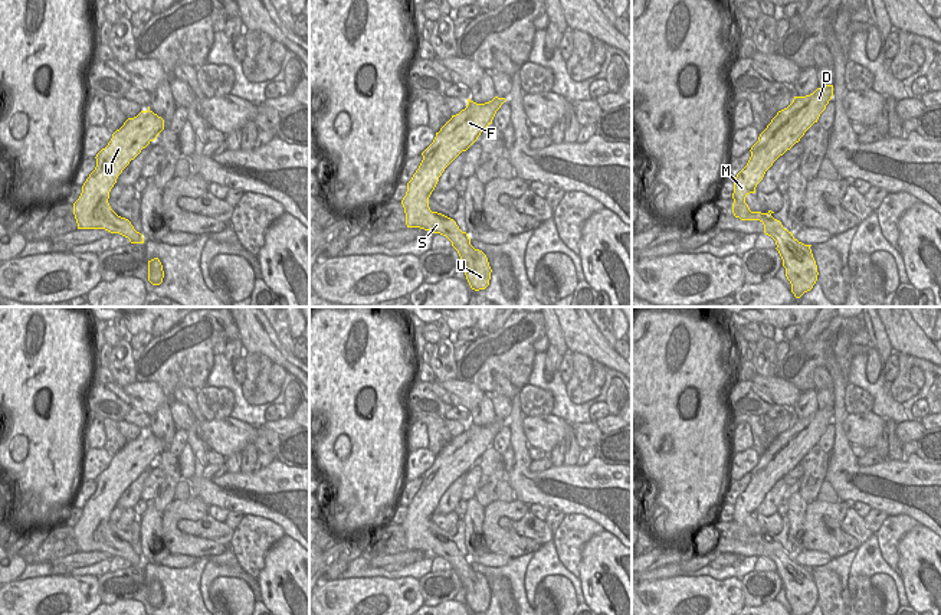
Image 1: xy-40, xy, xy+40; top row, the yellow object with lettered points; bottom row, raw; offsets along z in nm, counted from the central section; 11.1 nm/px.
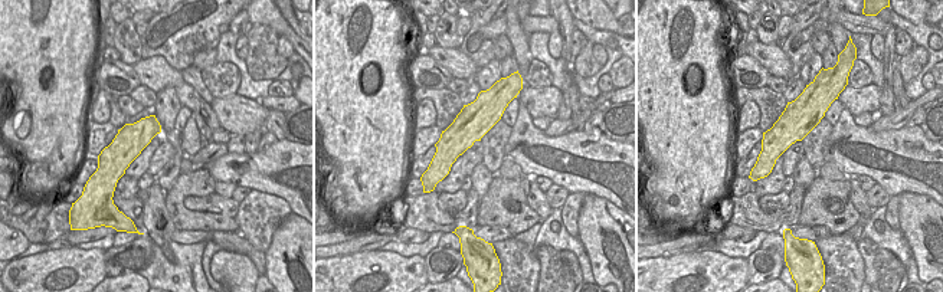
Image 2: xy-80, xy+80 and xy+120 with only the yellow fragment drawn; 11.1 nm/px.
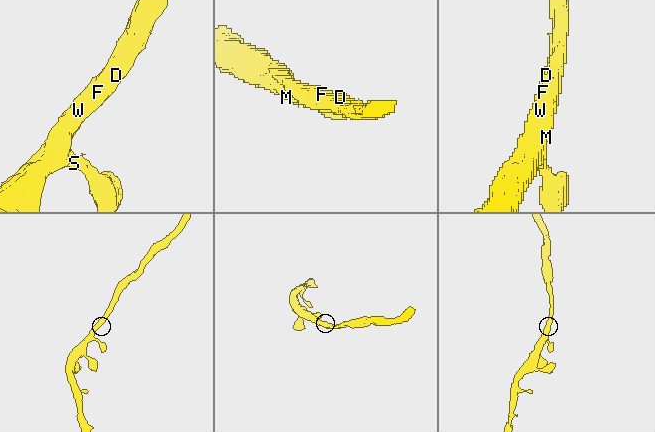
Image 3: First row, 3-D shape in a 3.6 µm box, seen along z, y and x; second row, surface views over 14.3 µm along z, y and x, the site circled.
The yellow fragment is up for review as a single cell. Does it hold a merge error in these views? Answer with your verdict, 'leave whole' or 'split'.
leave whole

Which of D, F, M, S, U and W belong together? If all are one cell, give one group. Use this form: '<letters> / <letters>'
D F M S U W

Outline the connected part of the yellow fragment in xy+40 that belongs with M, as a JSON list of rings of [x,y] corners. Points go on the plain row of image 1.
[[[833,408],[817,410],[806,419],[794,419],[793,425],[777,435],[758,464],[751,470],[747,488],[737,497],[732,516],[732,536],[741,543],[760,543],[764,556],[776,563],[777,573],[786,591],[786,599],[791,606],[791,615],[807,615],[817,603],[817,588],[813,580],[812,567],[799,565],[781,544],[767,536],[751,534],[745,526],[750,516],[755,516],[757,507],[773,485],[790,472],[804,455],[817,445],[820,436],[833,419]]]

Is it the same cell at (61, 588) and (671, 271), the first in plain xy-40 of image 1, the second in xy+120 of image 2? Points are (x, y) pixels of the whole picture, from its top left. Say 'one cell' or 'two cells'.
one cell

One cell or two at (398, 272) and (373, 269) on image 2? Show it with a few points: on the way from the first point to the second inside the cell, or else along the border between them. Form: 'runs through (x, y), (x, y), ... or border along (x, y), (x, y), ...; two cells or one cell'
runs through (392, 272), (382, 272), (379, 269); one cell

